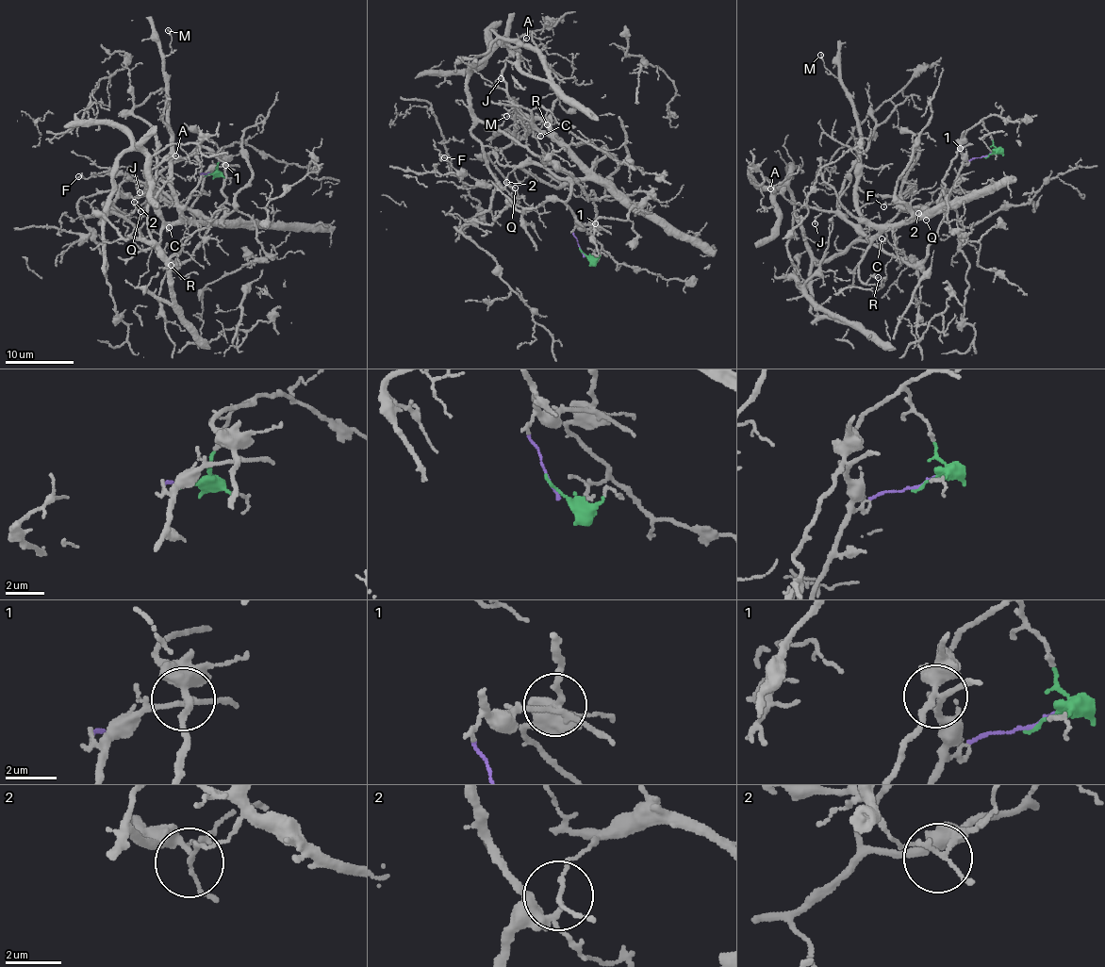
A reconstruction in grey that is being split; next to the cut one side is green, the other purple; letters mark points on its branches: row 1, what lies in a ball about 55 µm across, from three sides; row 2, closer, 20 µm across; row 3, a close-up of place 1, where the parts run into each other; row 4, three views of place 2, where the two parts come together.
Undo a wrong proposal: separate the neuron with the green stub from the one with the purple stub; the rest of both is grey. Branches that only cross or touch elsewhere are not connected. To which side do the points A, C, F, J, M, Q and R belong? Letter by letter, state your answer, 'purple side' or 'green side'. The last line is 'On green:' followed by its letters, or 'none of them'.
A: purple side
C: purple side
F: green side
J: purple side
M: purple side
Q: purple side
R: purple side
On green: F

